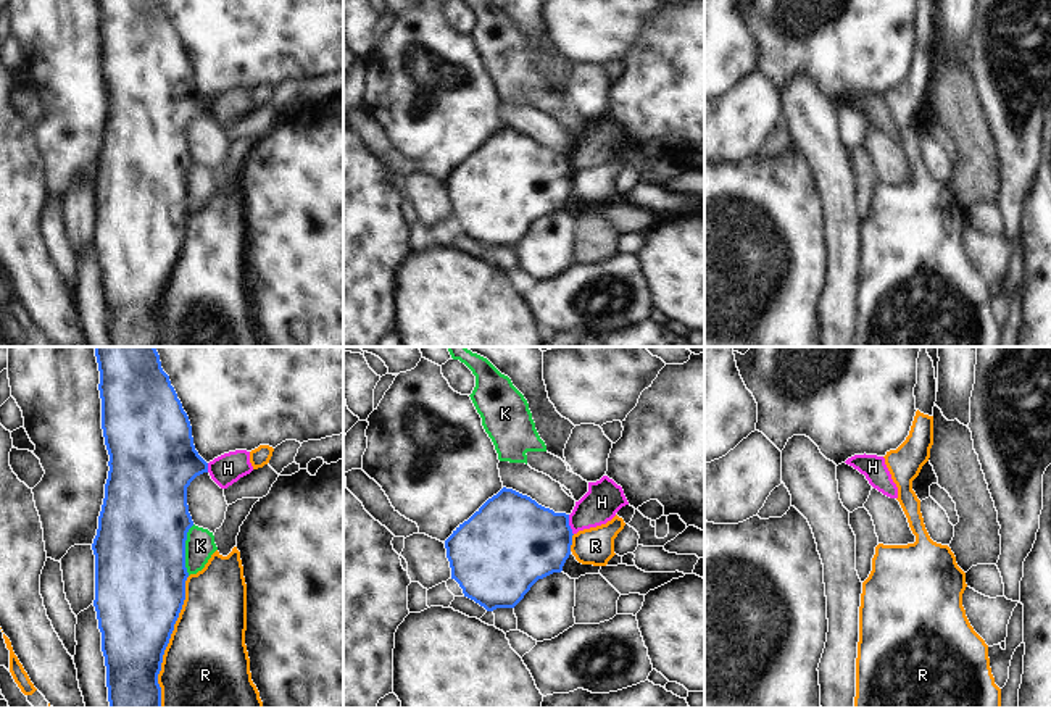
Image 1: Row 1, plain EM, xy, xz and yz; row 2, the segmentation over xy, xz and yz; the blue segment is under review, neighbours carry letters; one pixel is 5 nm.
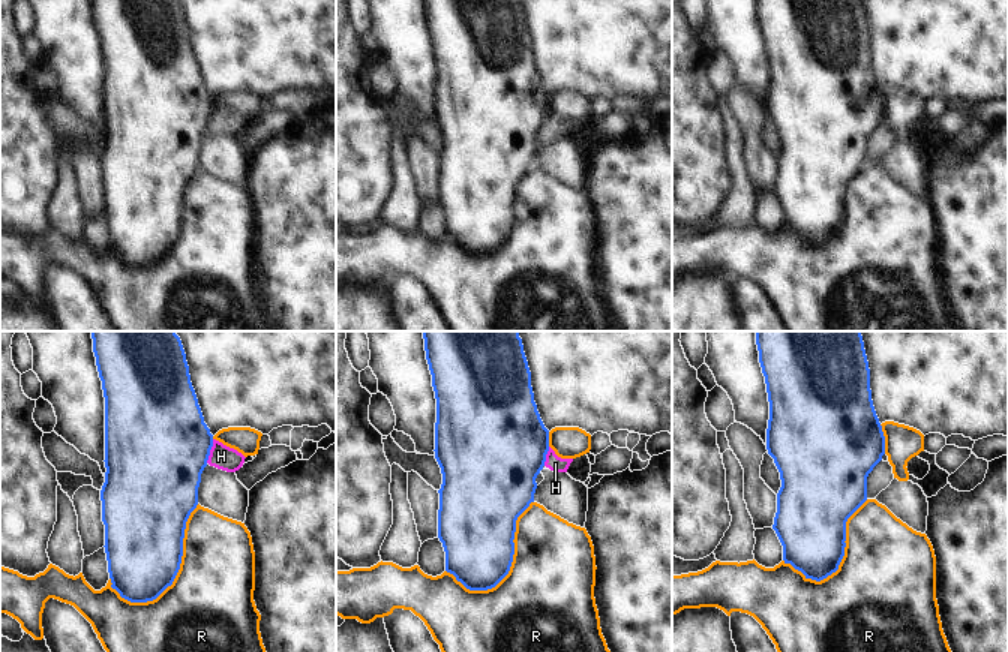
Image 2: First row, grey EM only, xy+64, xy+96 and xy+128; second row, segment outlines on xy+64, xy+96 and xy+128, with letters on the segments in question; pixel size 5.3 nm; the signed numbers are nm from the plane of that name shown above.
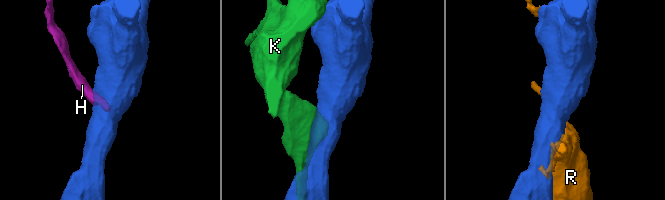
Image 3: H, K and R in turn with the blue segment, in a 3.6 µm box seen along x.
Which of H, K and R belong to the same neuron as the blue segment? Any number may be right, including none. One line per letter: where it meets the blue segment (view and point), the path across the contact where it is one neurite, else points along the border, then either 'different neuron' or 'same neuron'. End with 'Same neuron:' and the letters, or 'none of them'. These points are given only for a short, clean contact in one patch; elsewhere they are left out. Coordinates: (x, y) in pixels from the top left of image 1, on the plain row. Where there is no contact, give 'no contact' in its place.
H: xz (568, 163) | along xz (568, 154), (573, 173) | different neuron
K: xy (184, 189) | different neuron
R: xy (168, 281) | different neuron
Same neuron: none of them

